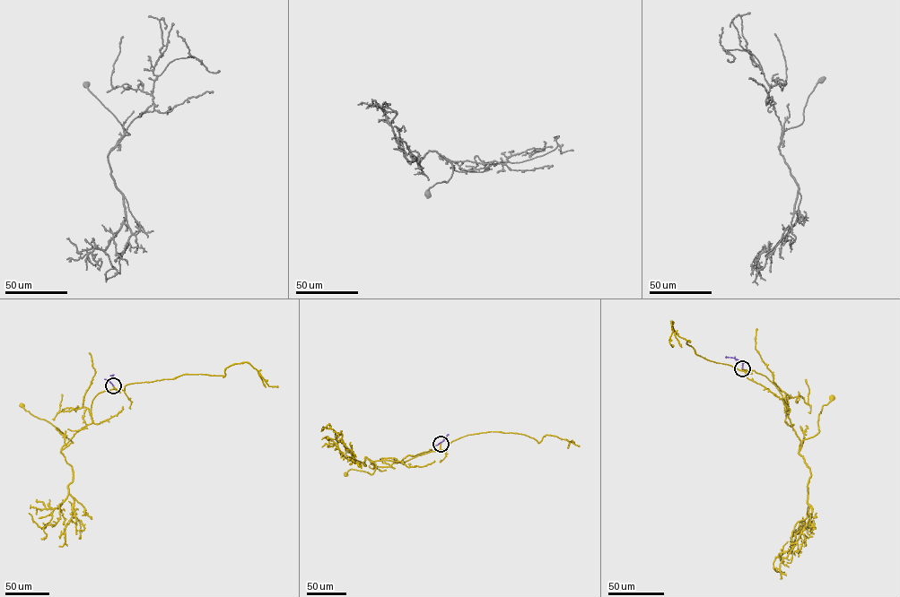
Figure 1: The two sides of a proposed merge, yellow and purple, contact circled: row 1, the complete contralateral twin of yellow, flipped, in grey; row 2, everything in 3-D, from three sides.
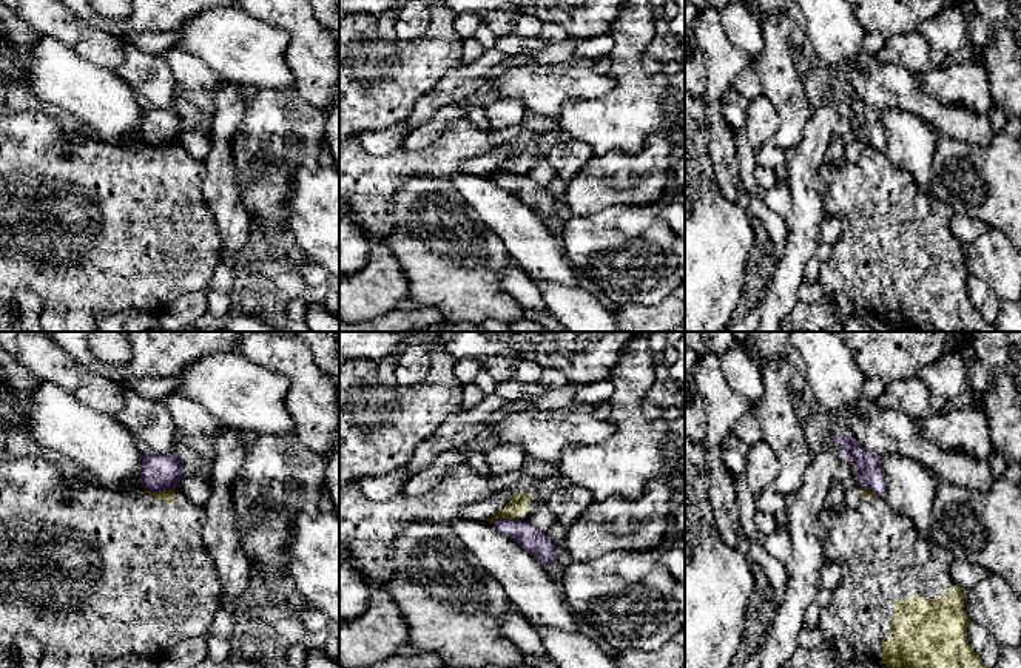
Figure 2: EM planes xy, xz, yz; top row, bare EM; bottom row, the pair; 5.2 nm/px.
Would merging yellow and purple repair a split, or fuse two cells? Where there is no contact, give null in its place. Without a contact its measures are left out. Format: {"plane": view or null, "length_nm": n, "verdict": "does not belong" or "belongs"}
{"plane": "xy", "length_nm": 150, "verdict": "does not belong"}

